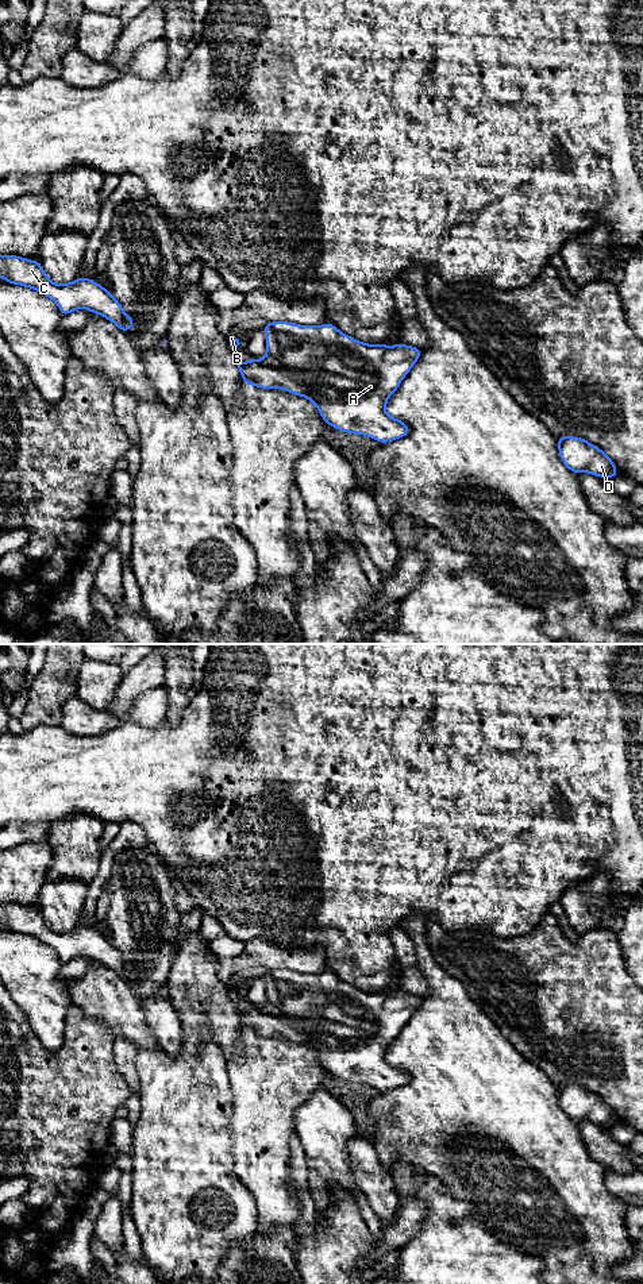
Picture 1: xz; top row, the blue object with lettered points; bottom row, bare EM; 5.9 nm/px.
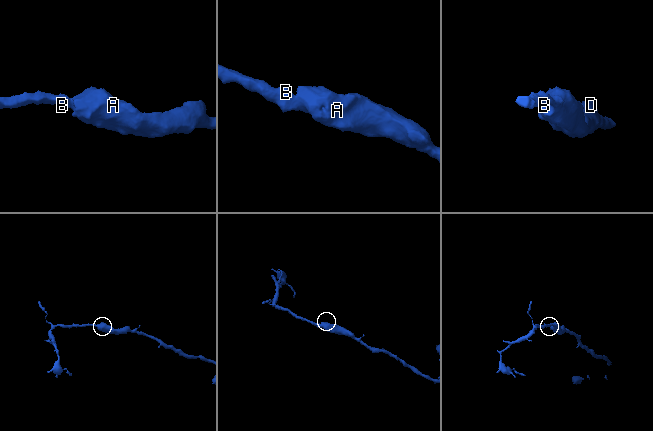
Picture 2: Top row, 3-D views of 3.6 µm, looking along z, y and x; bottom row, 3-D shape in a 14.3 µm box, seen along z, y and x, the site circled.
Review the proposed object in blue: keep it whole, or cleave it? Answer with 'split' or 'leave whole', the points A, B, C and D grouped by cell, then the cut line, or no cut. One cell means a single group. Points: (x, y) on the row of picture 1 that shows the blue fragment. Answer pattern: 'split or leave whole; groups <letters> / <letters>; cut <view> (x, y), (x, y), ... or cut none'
leave whole; groups A B C D; cut none

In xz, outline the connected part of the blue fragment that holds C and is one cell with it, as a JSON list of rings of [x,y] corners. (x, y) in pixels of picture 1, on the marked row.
[[[0,255],[0,277],[7,284],[31,288],[51,298],[62,316],[85,308],[108,319],[124,332],[128,332],[134,325],[134,317],[124,313],[122,304],[91,278],[80,275],[70,284],[55,284],[47,278],[39,261],[18,255]]]

